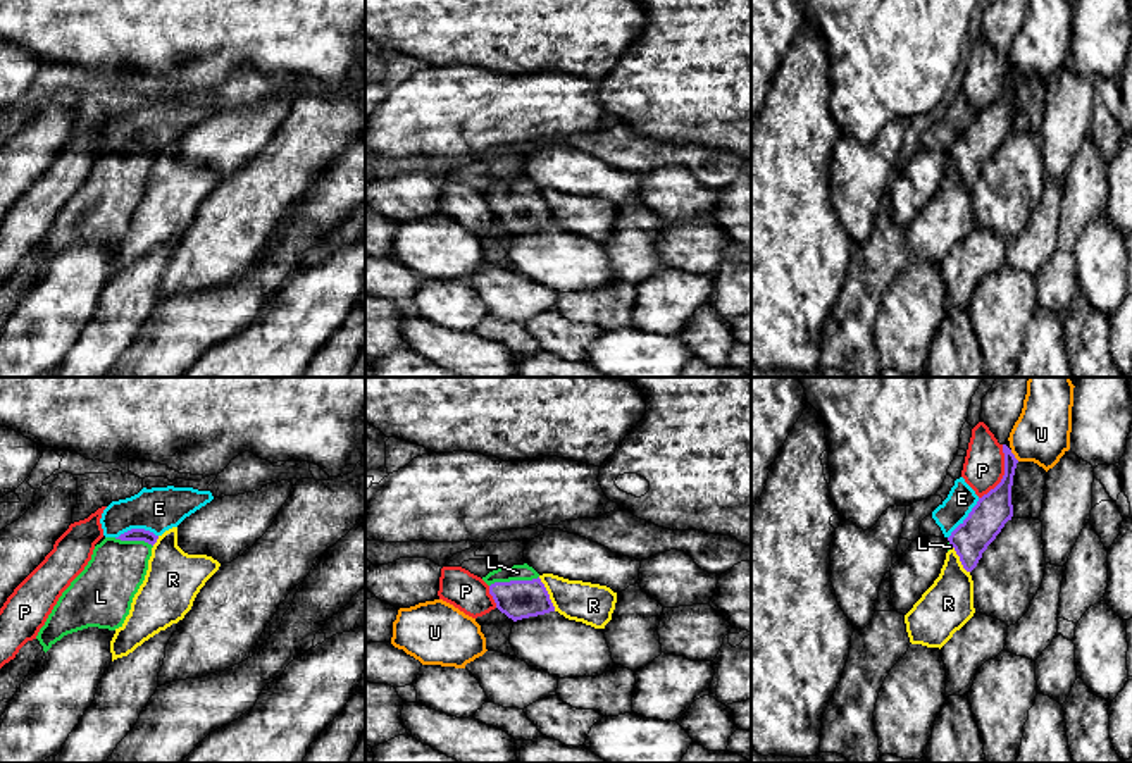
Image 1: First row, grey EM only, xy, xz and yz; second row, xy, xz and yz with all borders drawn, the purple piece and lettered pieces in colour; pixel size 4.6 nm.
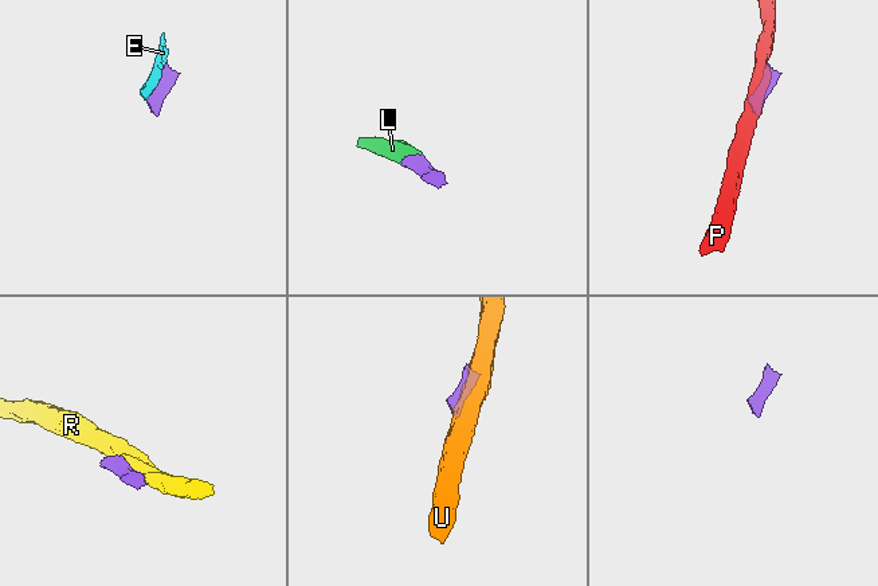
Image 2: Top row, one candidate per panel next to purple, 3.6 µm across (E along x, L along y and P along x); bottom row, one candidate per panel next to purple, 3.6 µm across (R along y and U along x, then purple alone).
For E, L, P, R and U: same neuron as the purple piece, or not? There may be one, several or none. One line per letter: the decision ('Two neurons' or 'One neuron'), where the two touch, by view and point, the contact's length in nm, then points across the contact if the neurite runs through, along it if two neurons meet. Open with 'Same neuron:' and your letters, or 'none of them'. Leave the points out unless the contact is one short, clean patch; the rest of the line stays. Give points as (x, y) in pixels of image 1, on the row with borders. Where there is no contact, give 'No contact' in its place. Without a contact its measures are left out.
Same neuron: L
E: Two neurons. Touches purple at xy (136, 529). Shared border 200 nm
L: One neuron. Touches purple at xz (514, 581). Shared border 240 nm. Path across: xz (517, 600), (514, 581), (517, 572)
P: Two neurons. Touches purple at yz (1005, 474). Shared border 280 nm
R: Two neurons. Touches purple at xz (548, 595). Shared border 180 nm
U: Two neurons. Touches purple at yz (1013, 455). Shared border 70 nm. Boundary: yz (1010, 450), (1019, 460)

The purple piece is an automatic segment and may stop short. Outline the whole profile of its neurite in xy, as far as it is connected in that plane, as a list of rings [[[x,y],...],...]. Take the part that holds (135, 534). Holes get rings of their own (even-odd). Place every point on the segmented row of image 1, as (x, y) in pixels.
[[[131,529],[95,546],[84,570],[62,592],[36,639],[47,653],[64,636],[88,629],[115,630],[129,615],[131,603],[148,570],[159,536]]]

